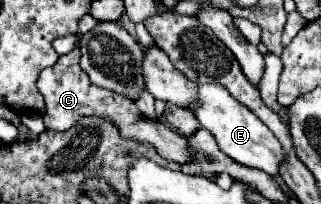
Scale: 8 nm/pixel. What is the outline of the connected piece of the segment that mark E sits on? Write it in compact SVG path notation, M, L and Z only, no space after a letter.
M218 83L198 85L198 99L196 99L196 107L192 109L192 113L198 119L200 127L208 129L214 135L220 151L226 153L230 159L246 167L260 169L272 177L278 175L278 163L284 159L284 151L278 139L248 107L236 101L230 95L230 91L226 91L222 85Z

